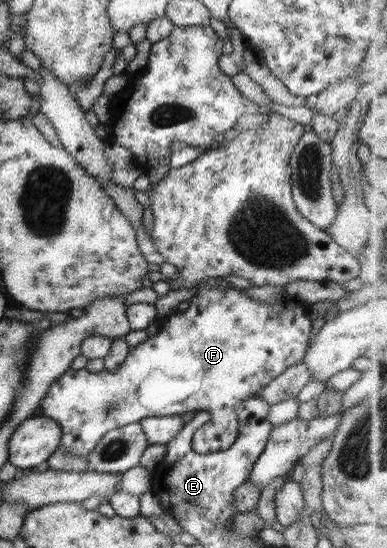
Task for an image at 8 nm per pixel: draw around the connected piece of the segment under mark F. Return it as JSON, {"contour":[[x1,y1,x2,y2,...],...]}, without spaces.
{"contour":[[221,280,221,285,207,285,199,283,196,285,197,293,191,299,189,299,189,307,185,310,185,314,179,314,177,311,173,312,173,316,169,315,169,320,165,320,165,326,161,327,161,334,148,336,147,340,140,343,135,347,131,347,129,354,125,357,125,360,115,368,115,372,111,370,103,369,97,373,87,371,87,369,75,370,73,368,67,370,63,376,57,378,57,382,53,382,50,390,45,394,40,409,43,411,43,416,51,418,57,422,57,425,62,429,62,442,61,448,64,452,69,451,73,455,79,455,79,457,85,458,91,450,95,449,95,446,105,437,107,432,114,430,121,426,128,426,132,423,139,423,143,418,155,417,155,416,186,416,189,413,193,413,195,410,204,411,210,415,209,422,203,424,202,428,199,428,192,439,192,450,198,454,210,454,216,451,228,450,233,446,235,439,239,437,239,420,237,415,237,408,250,397,255,397,258,392,261,391,273,378,281,376,287,368,295,366,302,362,307,351,308,346,311,344,310,338,312,337,313,322,309,319,308,309,309,307,295,299,284,298,282,301,275,302,275,304,266,304,263,301,253,300,249,297,243,289,239,289,229,281]]}

